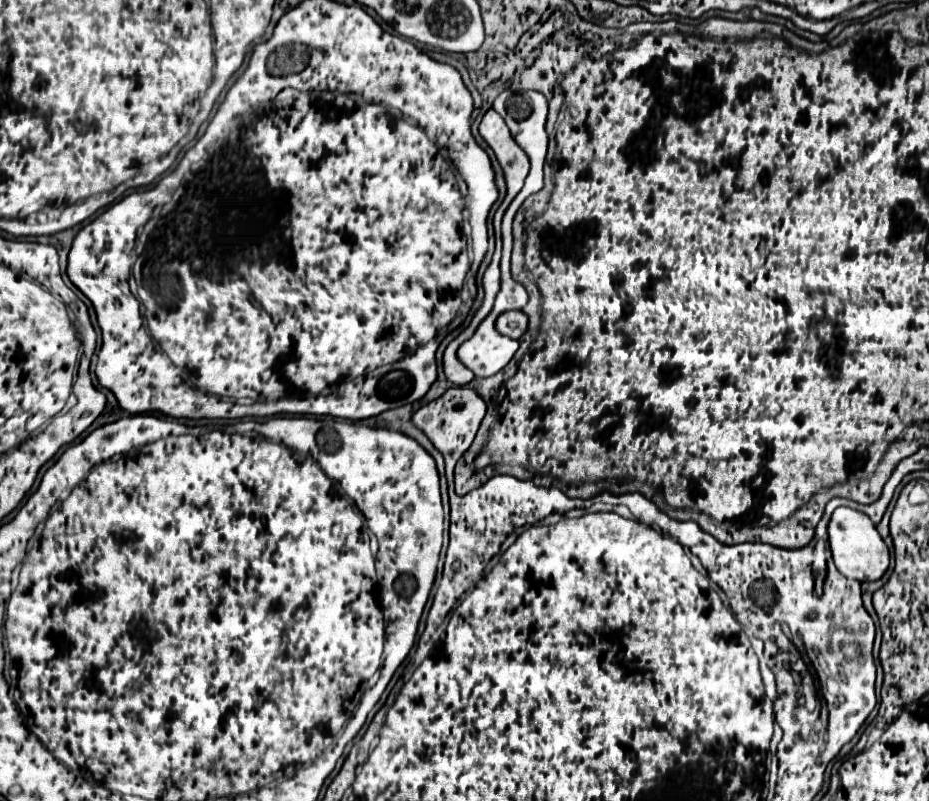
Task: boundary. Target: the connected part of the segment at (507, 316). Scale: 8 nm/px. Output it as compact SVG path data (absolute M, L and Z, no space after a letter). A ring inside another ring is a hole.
M507 311L507 313L501 313L499 319L495 321L495 329L511 339L519 339L525 329L527 329L527 315L523 311Z

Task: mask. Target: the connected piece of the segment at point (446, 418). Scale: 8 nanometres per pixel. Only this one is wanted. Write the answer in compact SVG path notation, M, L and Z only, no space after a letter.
M451 387L447 389L439 399L423 405L415 415L413 415L413 425L419 427L429 439L431 443L443 453L445 459L449 459L449 453L453 453L457 459L449 459L449 463L445 463L447 473L451 473L455 469L455 463L459 461L459 457L463 455L473 443L475 433L481 425L481 419L485 417L485 401L467 387Z

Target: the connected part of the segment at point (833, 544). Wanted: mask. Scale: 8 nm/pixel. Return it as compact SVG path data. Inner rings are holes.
M839 507L833 511L829 521L829 547L839 573L857 581L877 581L889 567L889 549L877 533L873 521L853 509Z

